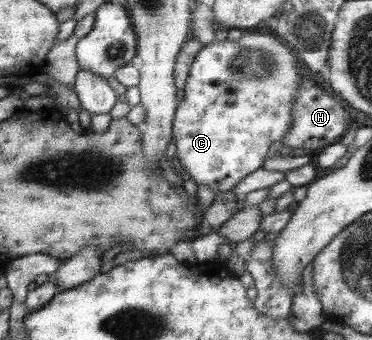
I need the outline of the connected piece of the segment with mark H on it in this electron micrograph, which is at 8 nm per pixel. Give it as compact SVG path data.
M304 79L304 84L297 89L297 97L293 103L293 121L291 121L291 129L287 135L281 137L282 143L288 147L305 149L310 155L314 156L314 151L320 151L327 145L335 143L336 139L342 135L342 129L350 123L350 115L340 107L340 103L332 97L328 97L326 93L322 93L322 89L314 87L310 81Z

